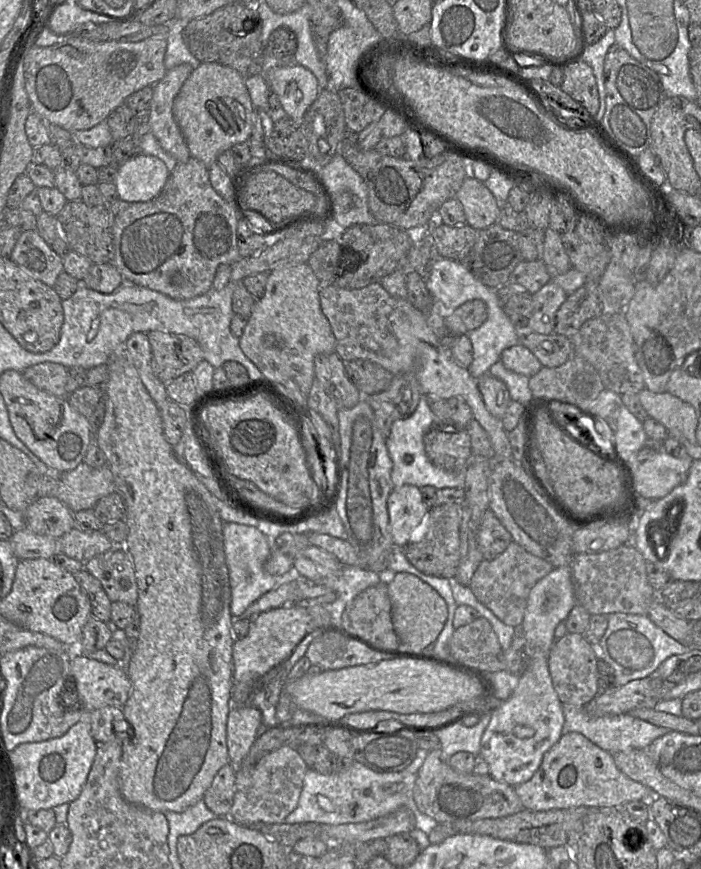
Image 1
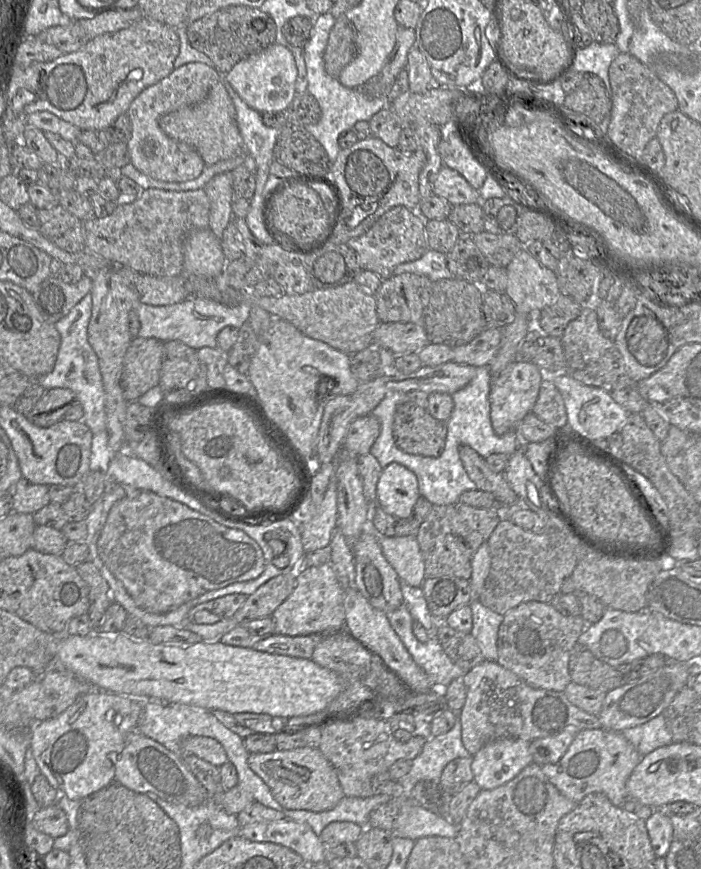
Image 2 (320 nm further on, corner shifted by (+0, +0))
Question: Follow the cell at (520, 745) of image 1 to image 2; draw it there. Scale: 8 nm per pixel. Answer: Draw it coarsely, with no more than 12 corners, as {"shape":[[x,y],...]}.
{"shape":[[501,738],[472,757],[474,781],[492,790],[533,763],[530,742]]}

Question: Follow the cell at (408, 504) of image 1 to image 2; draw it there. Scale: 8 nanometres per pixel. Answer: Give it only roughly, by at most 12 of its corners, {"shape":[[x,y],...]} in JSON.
{"shape":[[392,462],[383,468],[375,504],[410,518],[420,497],[416,474]]}

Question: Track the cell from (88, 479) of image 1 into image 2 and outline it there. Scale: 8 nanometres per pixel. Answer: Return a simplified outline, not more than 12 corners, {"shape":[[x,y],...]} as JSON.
{"shape":[[21,477],[13,486],[12,511],[33,514],[50,502],[48,486]]}

